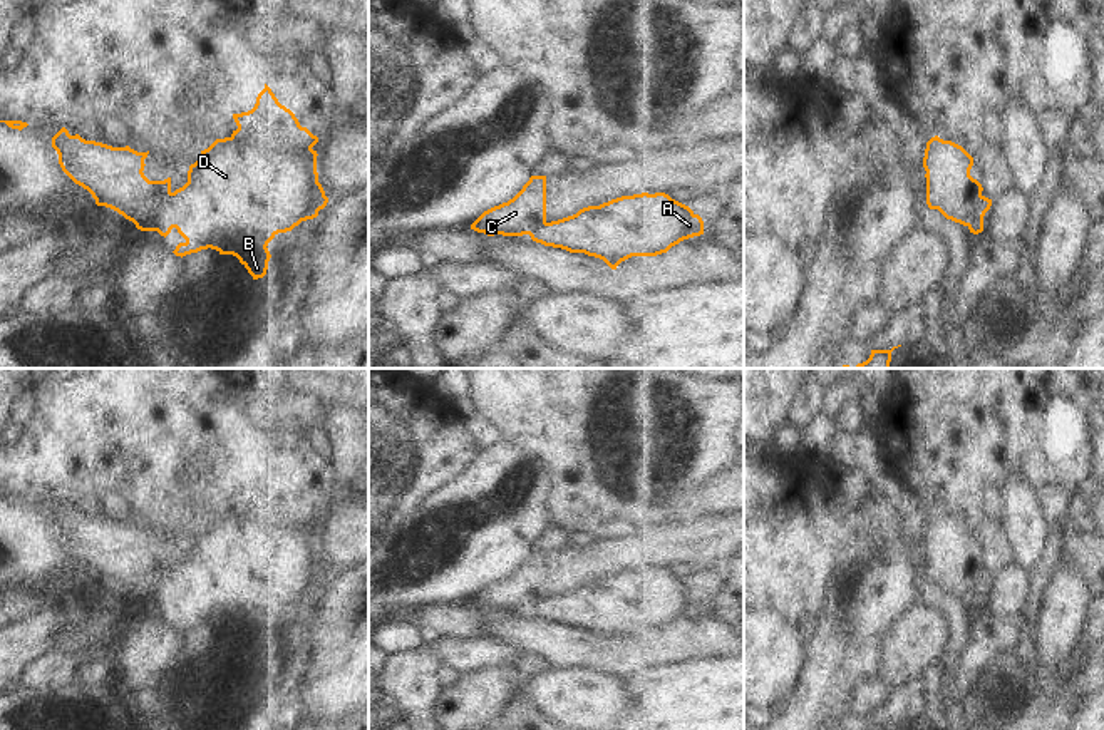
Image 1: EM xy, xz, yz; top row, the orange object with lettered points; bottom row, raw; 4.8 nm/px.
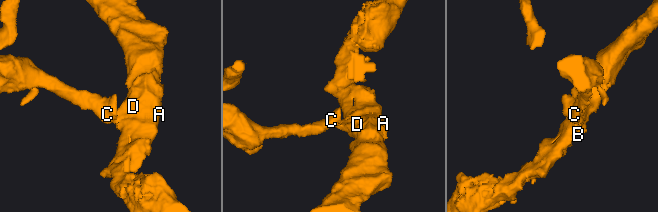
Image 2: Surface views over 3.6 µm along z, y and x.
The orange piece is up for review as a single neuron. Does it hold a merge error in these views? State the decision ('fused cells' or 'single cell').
fused cells

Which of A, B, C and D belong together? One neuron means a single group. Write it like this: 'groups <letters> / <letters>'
groups A B D / C

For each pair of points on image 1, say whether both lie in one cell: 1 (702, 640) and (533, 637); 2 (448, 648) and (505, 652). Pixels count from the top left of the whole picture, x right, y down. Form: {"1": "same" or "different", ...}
{"1": "same", "2": "same"}

